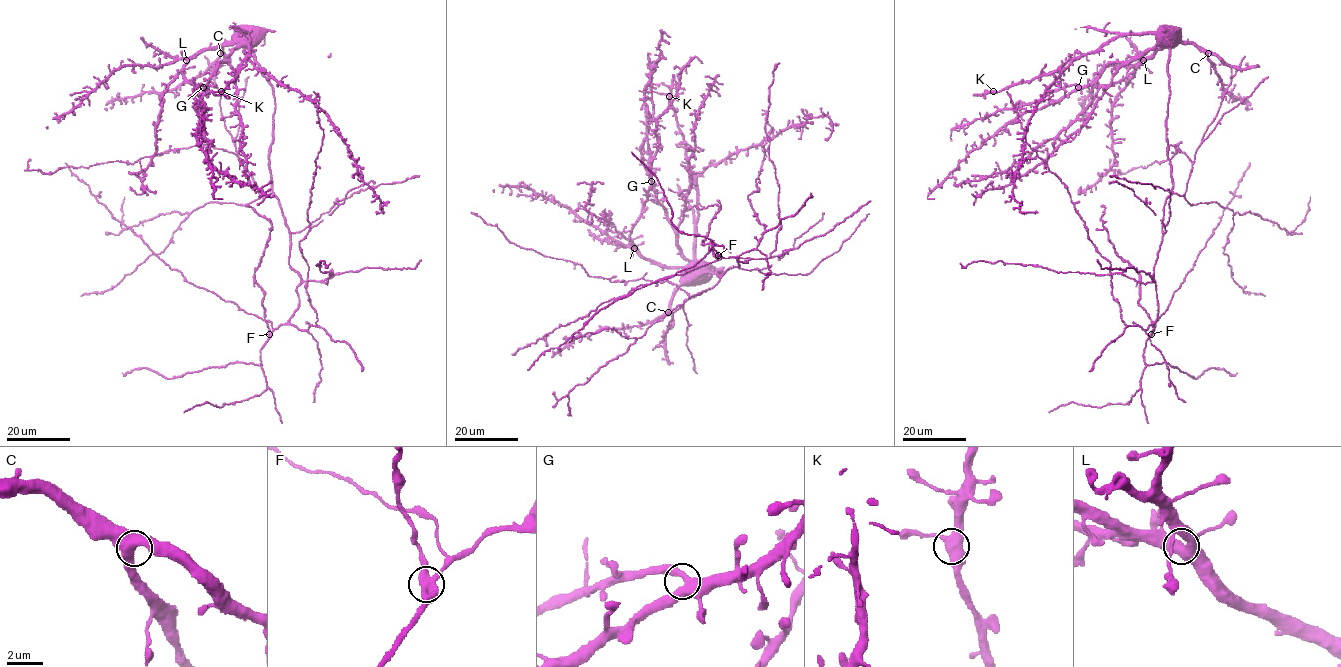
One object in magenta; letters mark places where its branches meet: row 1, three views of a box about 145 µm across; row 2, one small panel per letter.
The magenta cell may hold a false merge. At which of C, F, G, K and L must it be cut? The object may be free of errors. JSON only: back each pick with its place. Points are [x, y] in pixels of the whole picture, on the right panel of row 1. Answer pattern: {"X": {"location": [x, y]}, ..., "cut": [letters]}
{"F": {"location": [1151, 334]}, "cut": ["F"]}

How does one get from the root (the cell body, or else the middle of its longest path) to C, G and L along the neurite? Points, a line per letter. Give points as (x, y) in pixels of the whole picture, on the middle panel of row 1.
C: (694, 271), (688, 269), (682, 276), (668, 312)
G: (694, 271), (678, 244), (674, 227), (657, 199), (651, 181)
L: (694, 271), (656, 264), (634, 248)

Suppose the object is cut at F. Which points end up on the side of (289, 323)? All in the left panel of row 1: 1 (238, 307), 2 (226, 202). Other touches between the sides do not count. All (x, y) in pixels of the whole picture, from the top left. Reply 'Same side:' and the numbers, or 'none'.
Same side: 1, 2

